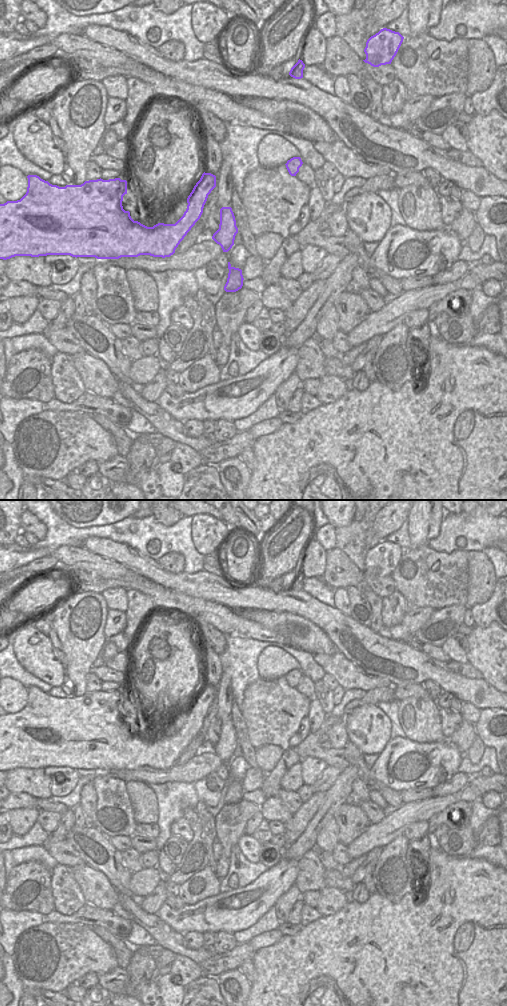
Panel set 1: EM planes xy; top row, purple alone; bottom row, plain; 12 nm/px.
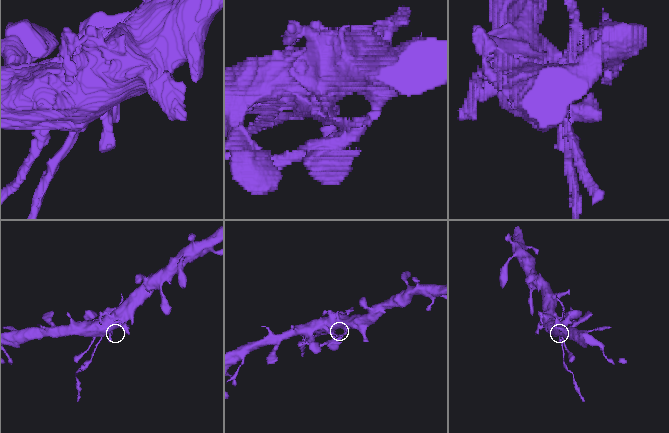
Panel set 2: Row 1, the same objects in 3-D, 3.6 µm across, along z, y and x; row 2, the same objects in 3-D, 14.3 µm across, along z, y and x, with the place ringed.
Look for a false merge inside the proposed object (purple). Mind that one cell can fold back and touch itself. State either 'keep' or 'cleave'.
cleave

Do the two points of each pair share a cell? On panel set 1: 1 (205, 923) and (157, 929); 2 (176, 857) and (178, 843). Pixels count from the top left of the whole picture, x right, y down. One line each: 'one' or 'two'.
1: two
2: one

